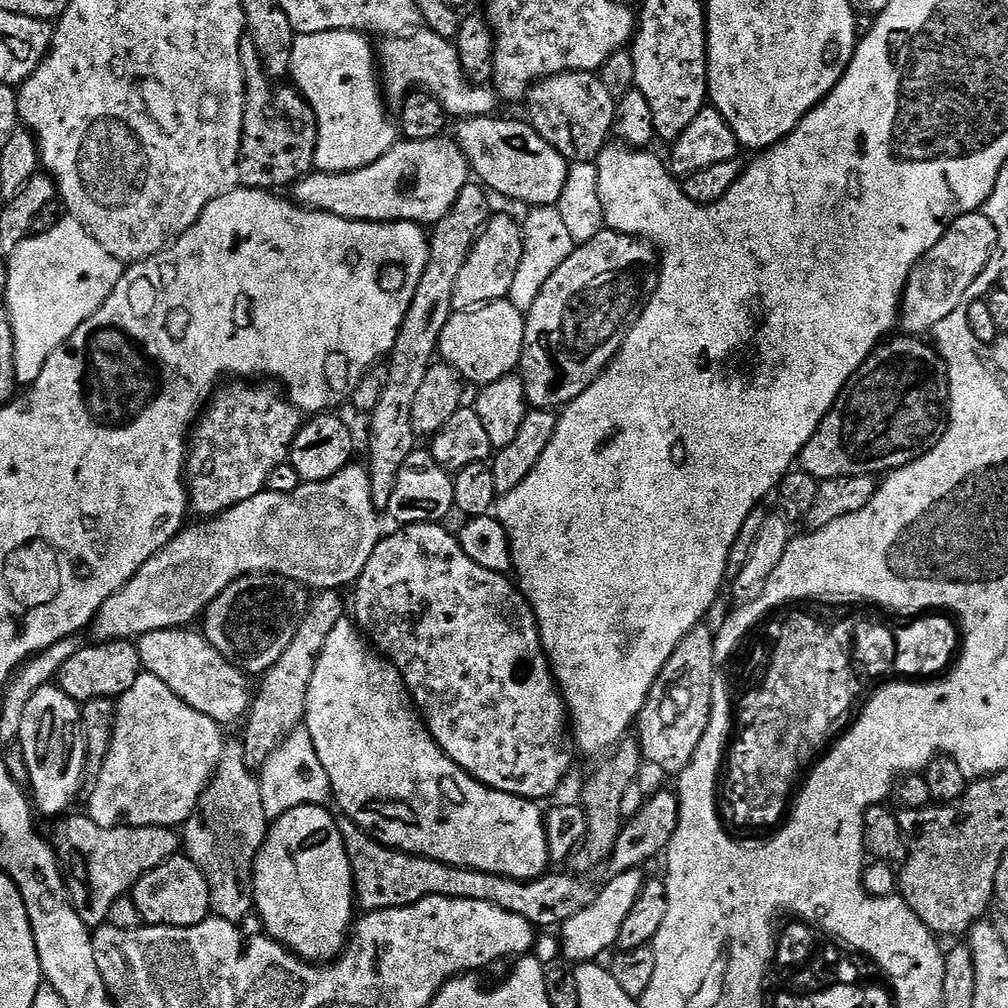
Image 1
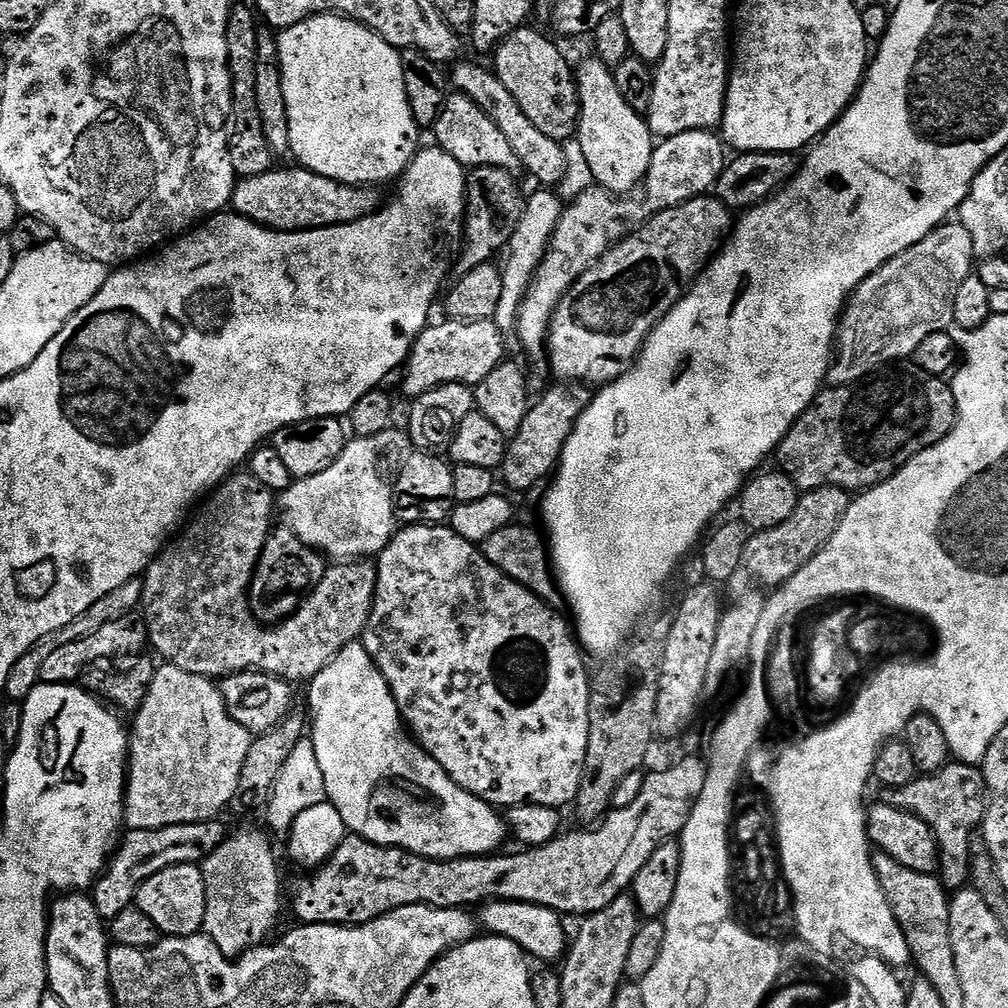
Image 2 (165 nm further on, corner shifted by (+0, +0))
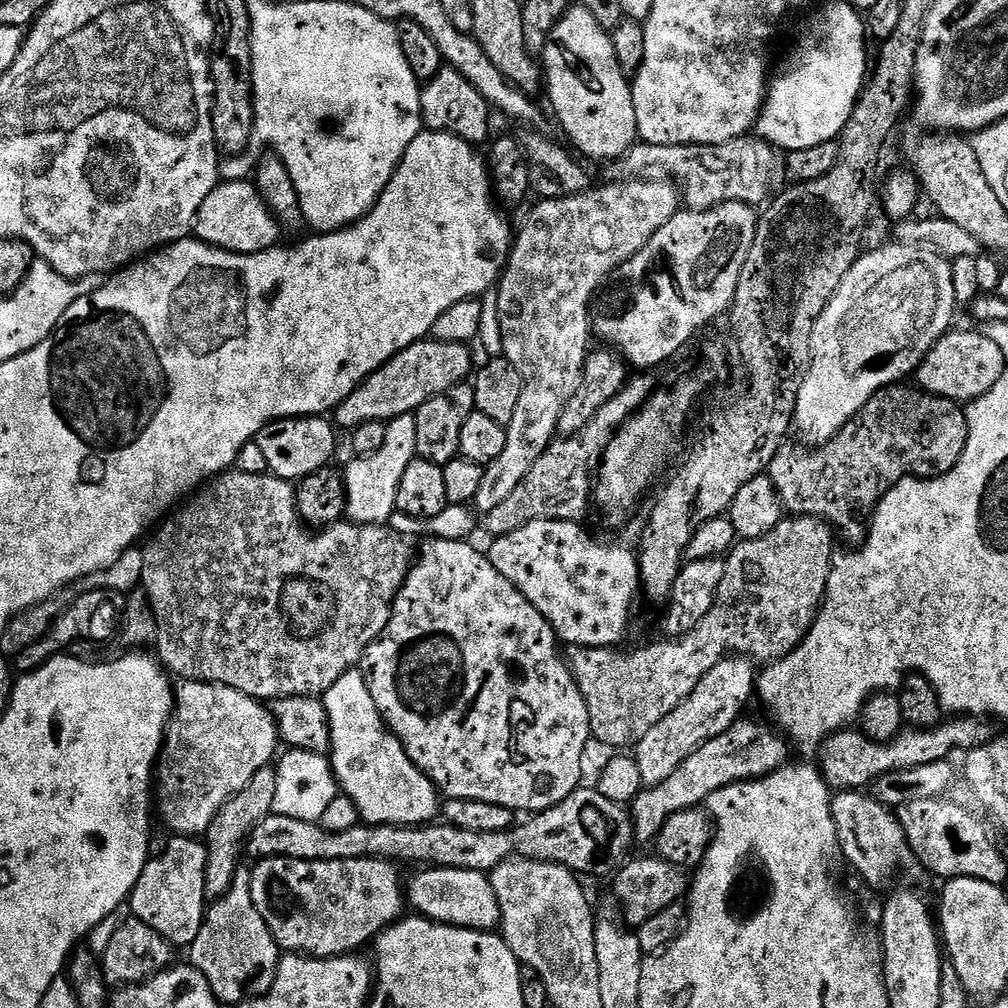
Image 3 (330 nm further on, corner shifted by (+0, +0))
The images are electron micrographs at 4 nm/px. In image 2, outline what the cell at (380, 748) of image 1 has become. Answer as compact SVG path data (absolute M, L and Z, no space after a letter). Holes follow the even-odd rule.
M353 642L347 644L342 650L338 650L335 658L310 681L307 688L308 704L312 707L310 739L314 746L314 754L318 754L318 766L322 766L322 778L326 782L326 794L328 795L327 803L334 805L338 814L342 814L342 822L351 835L360 836L363 840L369 840L372 844L381 844L387 848L401 848L407 852L413 852L416 856L424 856L428 860L458 860L461 856L486 856L503 849L500 847L504 844L504 836L506 840L505 817L493 805L486 803L485 800L479 800L477 796L470 794L462 786L458 786L458 782L454 782L454 778L450 778L450 774L446 774L446 770L438 766L435 758L409 735L404 721L400 719L400 711L394 702L394 694L363 643Z

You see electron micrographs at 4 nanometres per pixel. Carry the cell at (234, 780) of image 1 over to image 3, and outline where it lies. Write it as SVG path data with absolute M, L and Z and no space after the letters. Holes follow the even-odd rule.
M241 866L230 890L207 905L202 930L198 930L198 938L186 948L191 967L199 970L206 982L210 982L210 990L214 990L225 1006L239 1006L244 1000L255 1000L257 996L267 994L282 955L262 914L258 914L258 906L254 906L251 881L251 871Z

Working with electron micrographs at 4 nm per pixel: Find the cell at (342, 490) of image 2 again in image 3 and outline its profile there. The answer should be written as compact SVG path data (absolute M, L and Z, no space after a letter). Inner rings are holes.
M415 415L399 416L387 421L388 429L382 447L369 456L356 456L343 469L344 490L348 505L346 516L349 521L358 524L387 525L396 511L398 486L402 482L402 474L406 474L406 466L417 459L416 443L418 433L414 431Z

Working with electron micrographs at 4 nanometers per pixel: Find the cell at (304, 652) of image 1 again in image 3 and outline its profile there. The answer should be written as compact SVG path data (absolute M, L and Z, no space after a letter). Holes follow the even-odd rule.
M269 766L258 770L258 774L254 774L254 778L250 778L250 782L246 782L246 786L242 786L242 790L238 790L238 794L231 796L222 806L222 810L218 810L214 822L208 827L206 833L206 843L208 845L208 857L206 858L206 897L209 901L217 900L219 896L226 894L226 890L230 890L230 886L236 877L236 871L242 866L240 852L242 856L242 849L245 847L248 835L254 830L254 826L258 826L258 822L262 822L262 818L272 815L274 793L276 791L278 791L276 770L275 767Z

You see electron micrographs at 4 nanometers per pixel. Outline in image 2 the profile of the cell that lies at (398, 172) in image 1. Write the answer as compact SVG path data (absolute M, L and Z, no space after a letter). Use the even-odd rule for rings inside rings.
M291 167L243 177L232 195L231 211L276 232L304 232L307 228L352 224L377 211L375 187L334 182L308 168Z

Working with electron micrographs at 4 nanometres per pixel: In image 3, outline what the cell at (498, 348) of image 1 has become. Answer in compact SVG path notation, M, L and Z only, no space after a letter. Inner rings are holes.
M425 338L402 350L386 362L370 378L359 384L348 398L334 410L334 420L341 429L351 430L368 420L385 422L399 416L411 416L430 398L465 383L473 375L473 349L458 342L442 342Z

